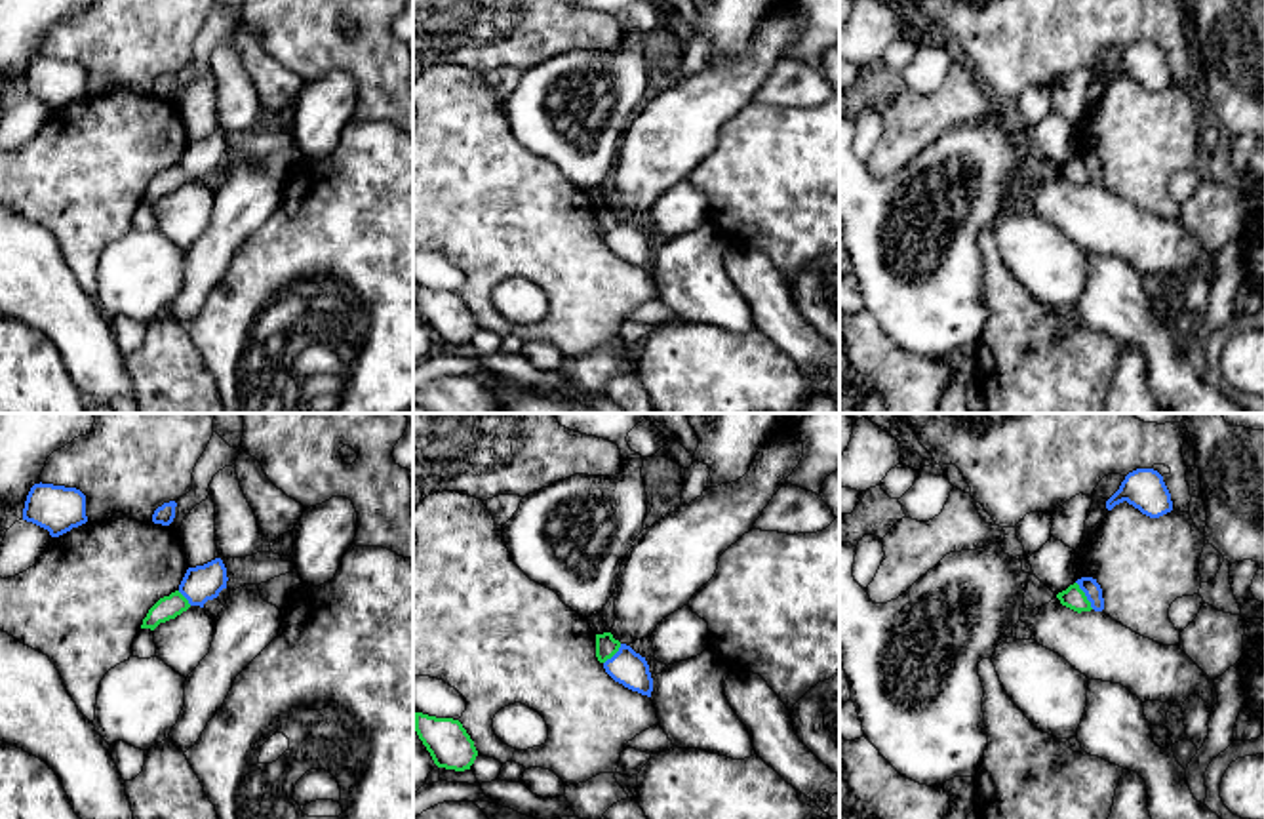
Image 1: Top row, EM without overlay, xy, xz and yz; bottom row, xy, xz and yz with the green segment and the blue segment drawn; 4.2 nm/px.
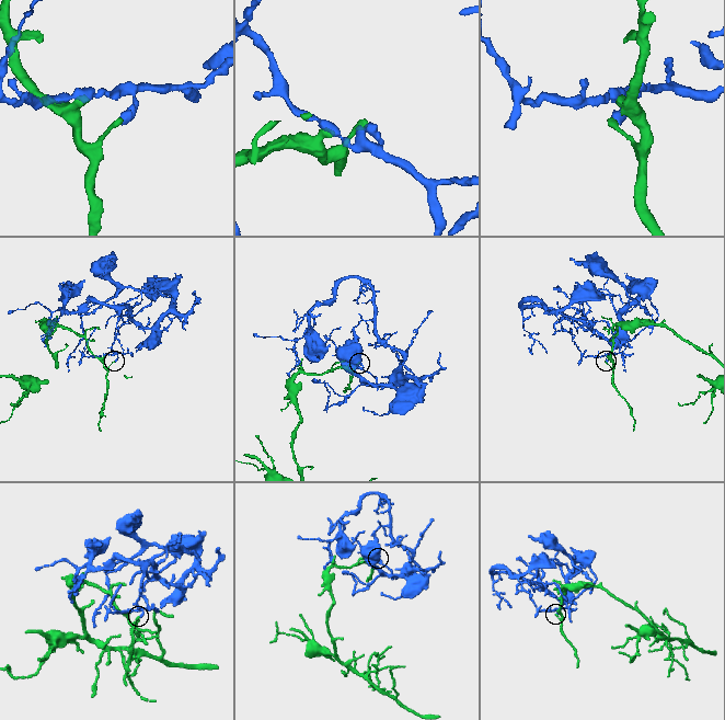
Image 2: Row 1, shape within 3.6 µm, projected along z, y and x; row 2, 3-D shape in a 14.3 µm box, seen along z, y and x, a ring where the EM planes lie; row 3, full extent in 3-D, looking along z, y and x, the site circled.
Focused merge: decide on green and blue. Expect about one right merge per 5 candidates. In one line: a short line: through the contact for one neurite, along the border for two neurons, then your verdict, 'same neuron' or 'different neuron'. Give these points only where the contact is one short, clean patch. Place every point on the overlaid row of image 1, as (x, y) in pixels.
different neuron

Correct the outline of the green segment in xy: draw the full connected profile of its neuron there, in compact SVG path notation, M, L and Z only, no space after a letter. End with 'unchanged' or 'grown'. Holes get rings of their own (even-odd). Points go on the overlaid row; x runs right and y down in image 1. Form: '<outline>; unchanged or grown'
M171 592L169 596L160 598L143 619L141 629L154 630L160 623L175 619L183 611L190 608L188 600L179 592Z; unchanged

